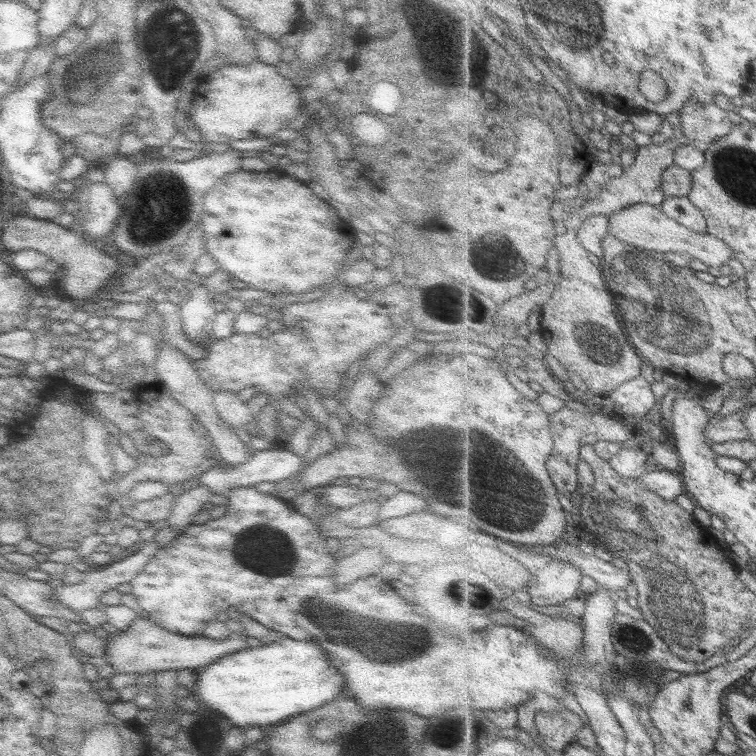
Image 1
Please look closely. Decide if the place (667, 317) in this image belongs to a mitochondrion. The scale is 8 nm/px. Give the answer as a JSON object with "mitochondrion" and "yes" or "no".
{"mitochondrion":"yes"}

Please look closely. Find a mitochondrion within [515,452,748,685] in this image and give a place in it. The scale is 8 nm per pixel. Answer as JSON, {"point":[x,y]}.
{"point":[674,607]}

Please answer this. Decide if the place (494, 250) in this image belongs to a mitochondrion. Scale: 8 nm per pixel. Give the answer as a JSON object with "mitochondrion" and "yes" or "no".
{"mitochondrion":"yes"}

